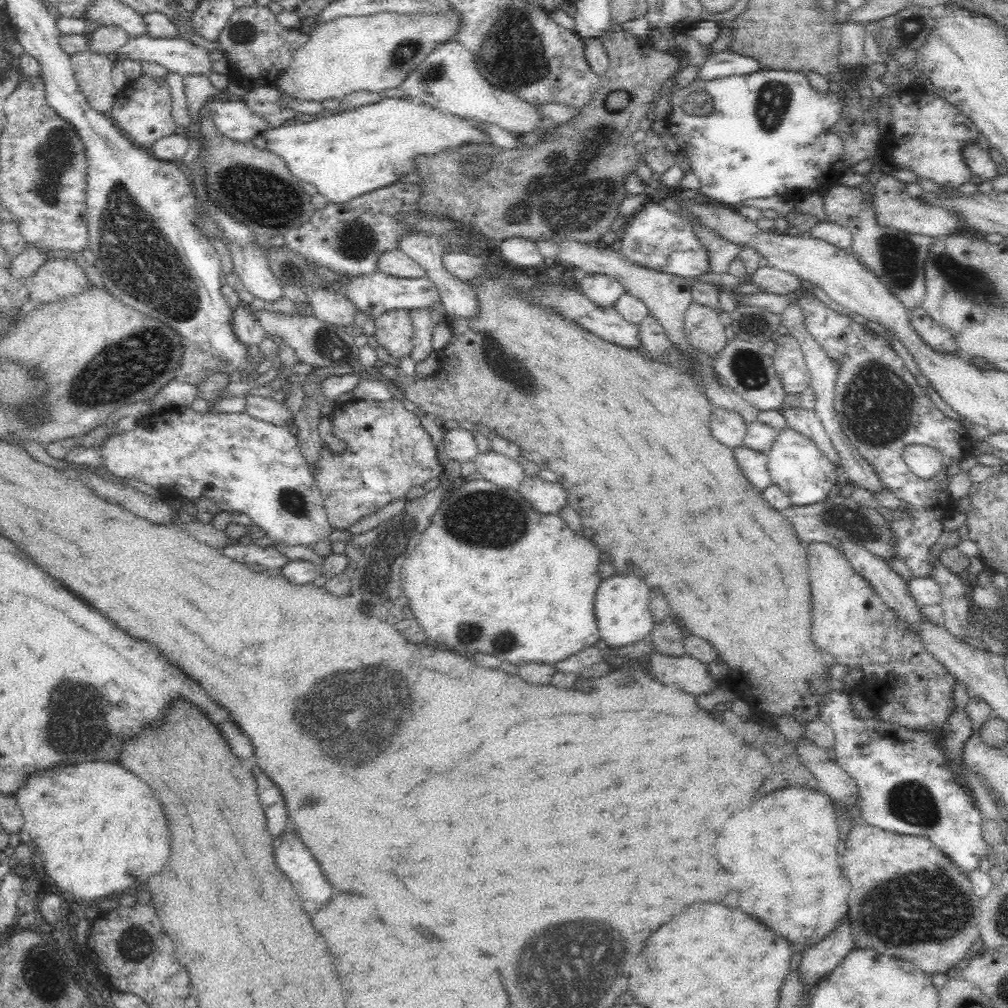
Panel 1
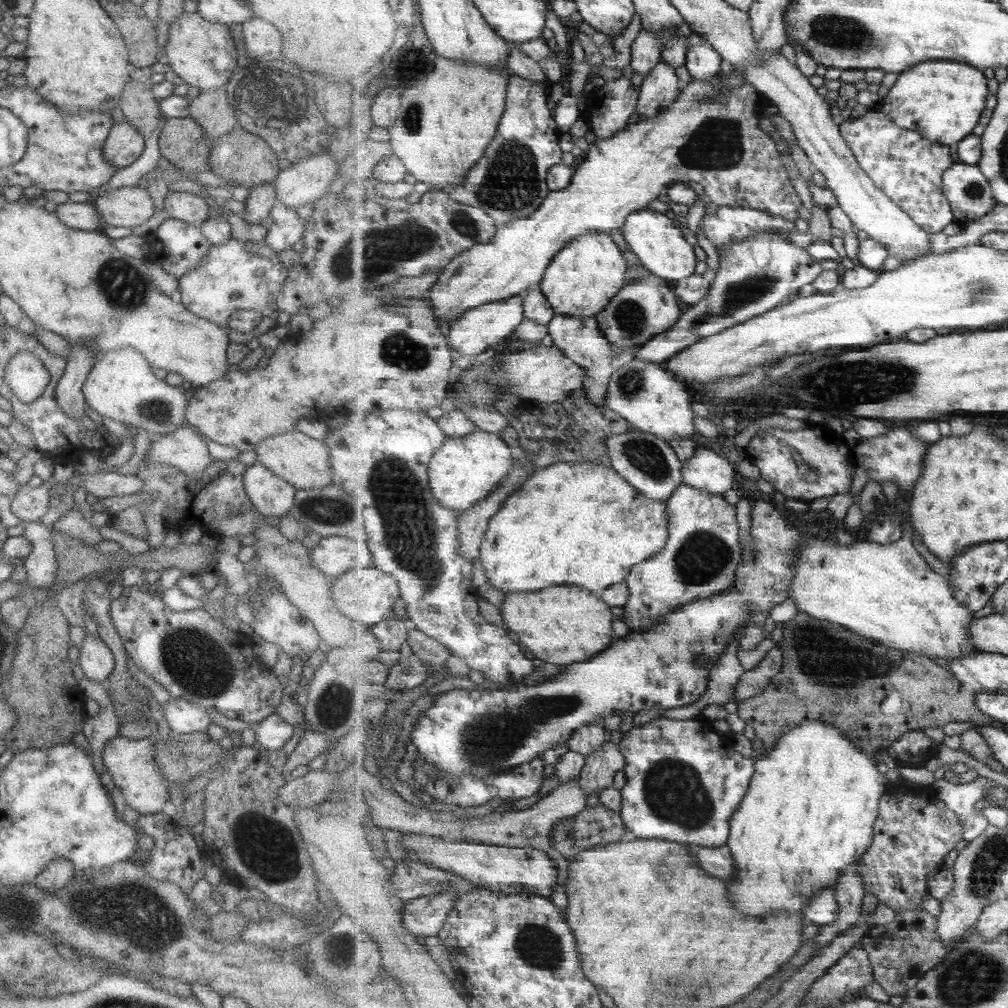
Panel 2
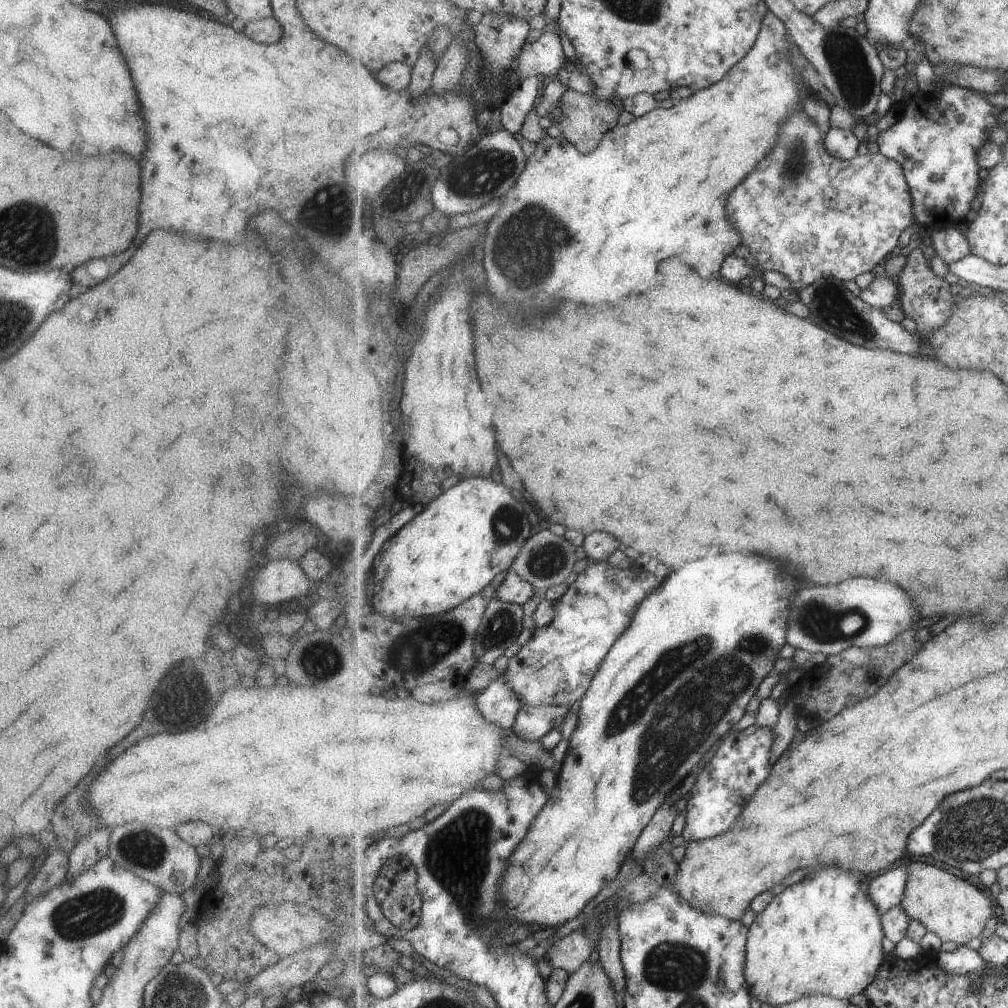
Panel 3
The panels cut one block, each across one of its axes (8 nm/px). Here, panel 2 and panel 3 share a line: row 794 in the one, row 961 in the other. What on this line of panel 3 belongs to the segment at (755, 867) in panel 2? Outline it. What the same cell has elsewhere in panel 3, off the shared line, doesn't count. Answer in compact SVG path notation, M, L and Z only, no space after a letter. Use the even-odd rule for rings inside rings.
M821 870L805 882L793 884L789 892L780 892L771 904L757 914L748 934L745 974L753 998L773 1007L794 1003L803 997L823 995L846 1000L861 994L876 980L884 964L884 926L877 905L870 897L873 879L863 873L845 870Z

